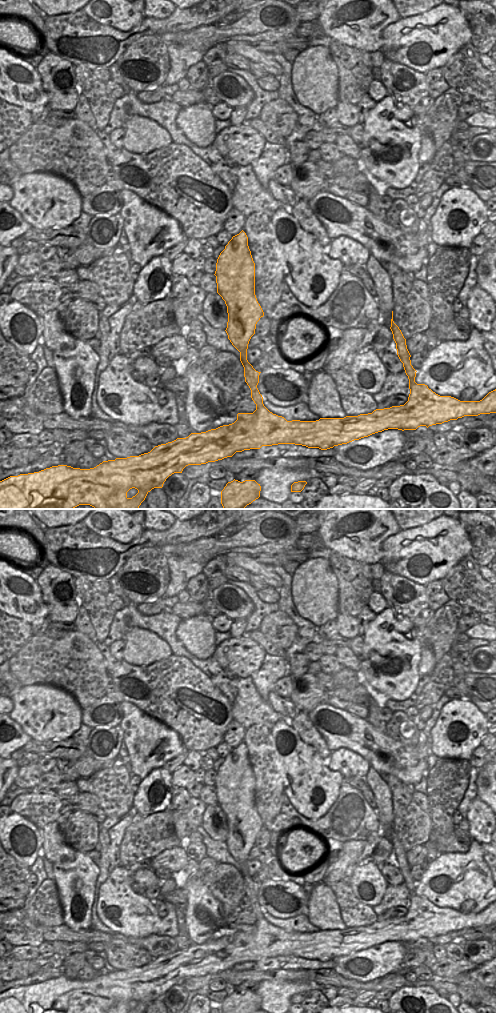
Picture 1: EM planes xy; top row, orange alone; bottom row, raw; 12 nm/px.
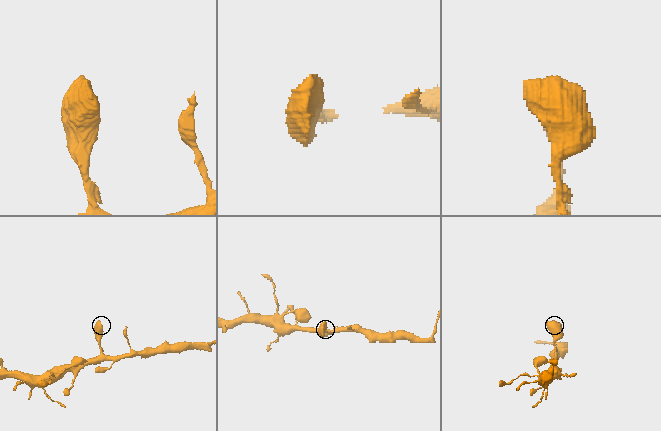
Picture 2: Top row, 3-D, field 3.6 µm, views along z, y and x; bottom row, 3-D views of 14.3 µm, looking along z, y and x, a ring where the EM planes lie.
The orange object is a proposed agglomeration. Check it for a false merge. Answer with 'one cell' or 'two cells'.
one cell

